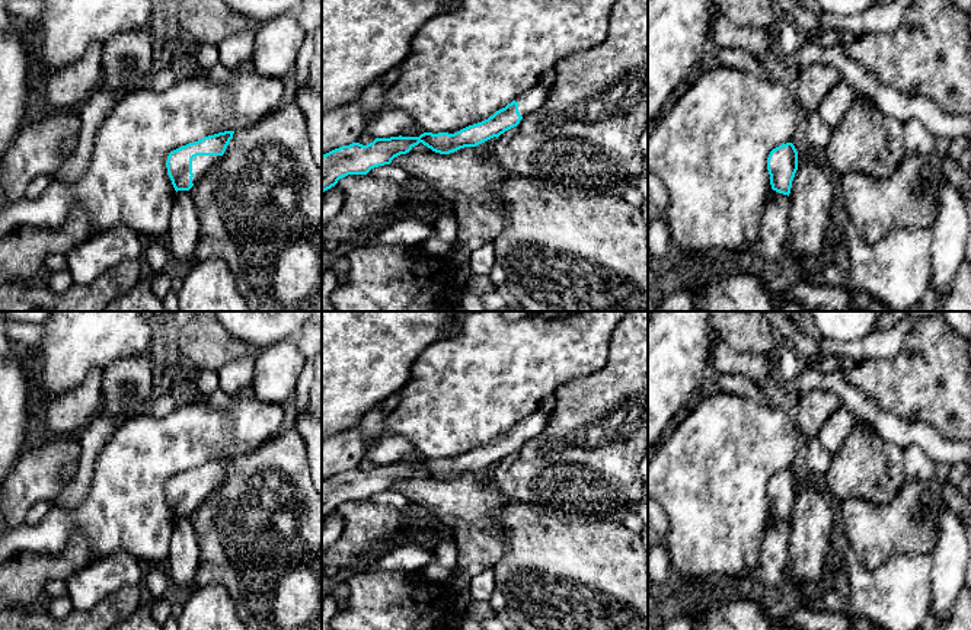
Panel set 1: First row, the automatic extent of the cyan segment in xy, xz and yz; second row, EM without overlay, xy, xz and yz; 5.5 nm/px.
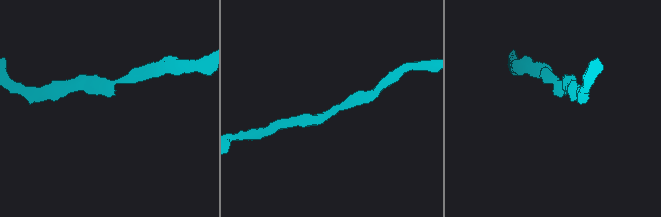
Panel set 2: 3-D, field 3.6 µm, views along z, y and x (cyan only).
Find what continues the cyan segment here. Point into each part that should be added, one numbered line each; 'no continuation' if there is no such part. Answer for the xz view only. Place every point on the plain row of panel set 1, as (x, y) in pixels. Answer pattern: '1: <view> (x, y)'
1: xz (530, 427)

